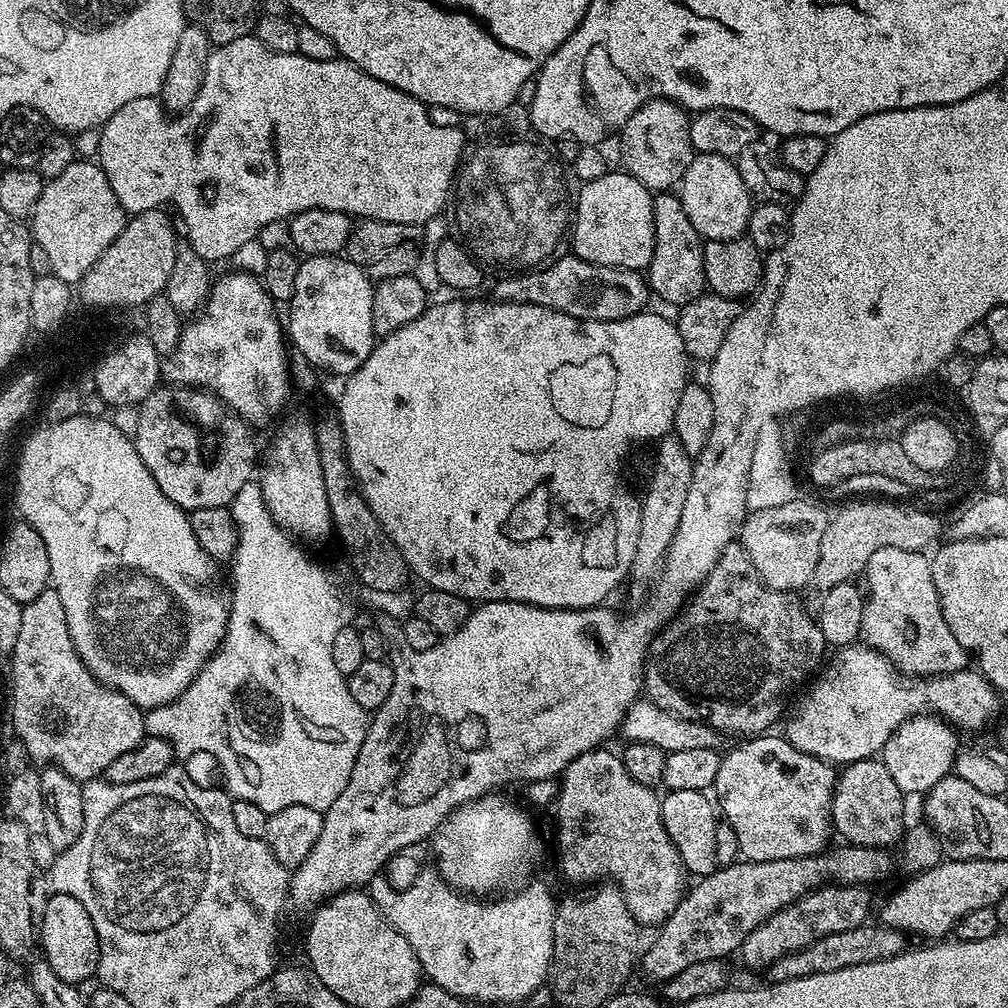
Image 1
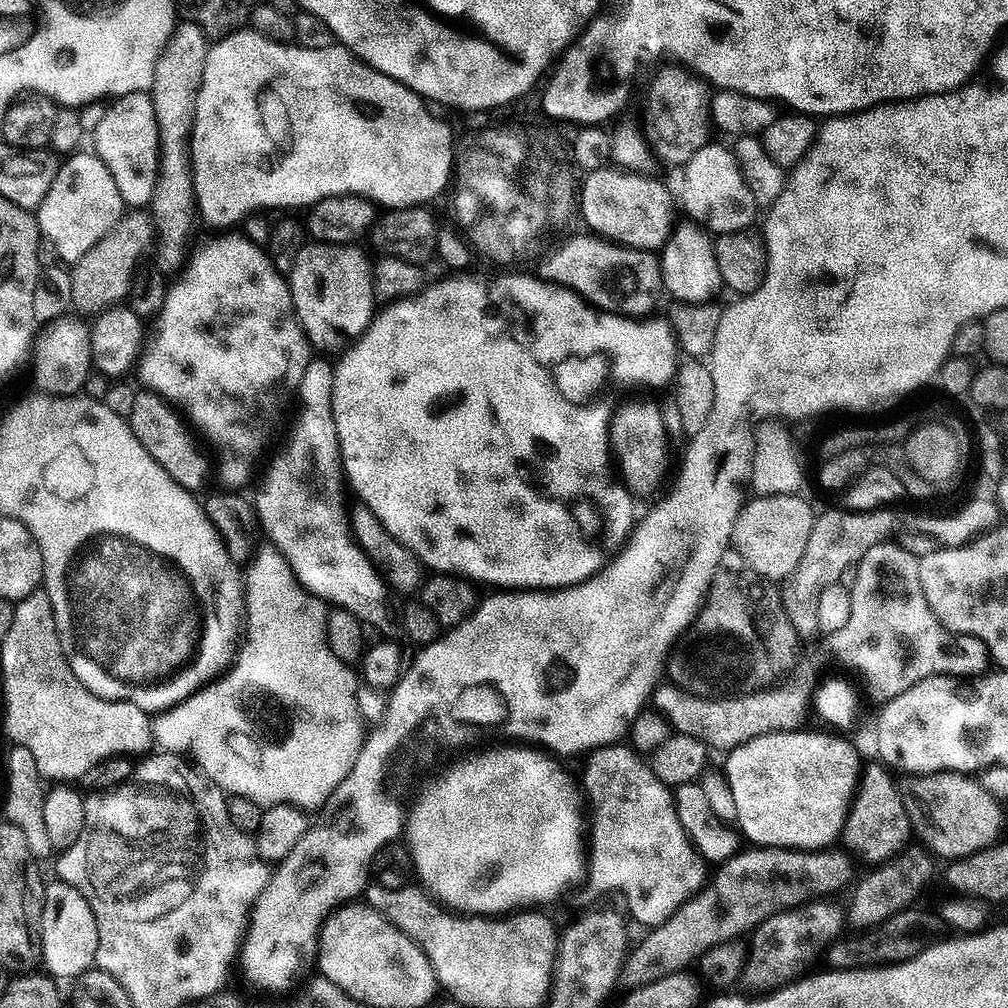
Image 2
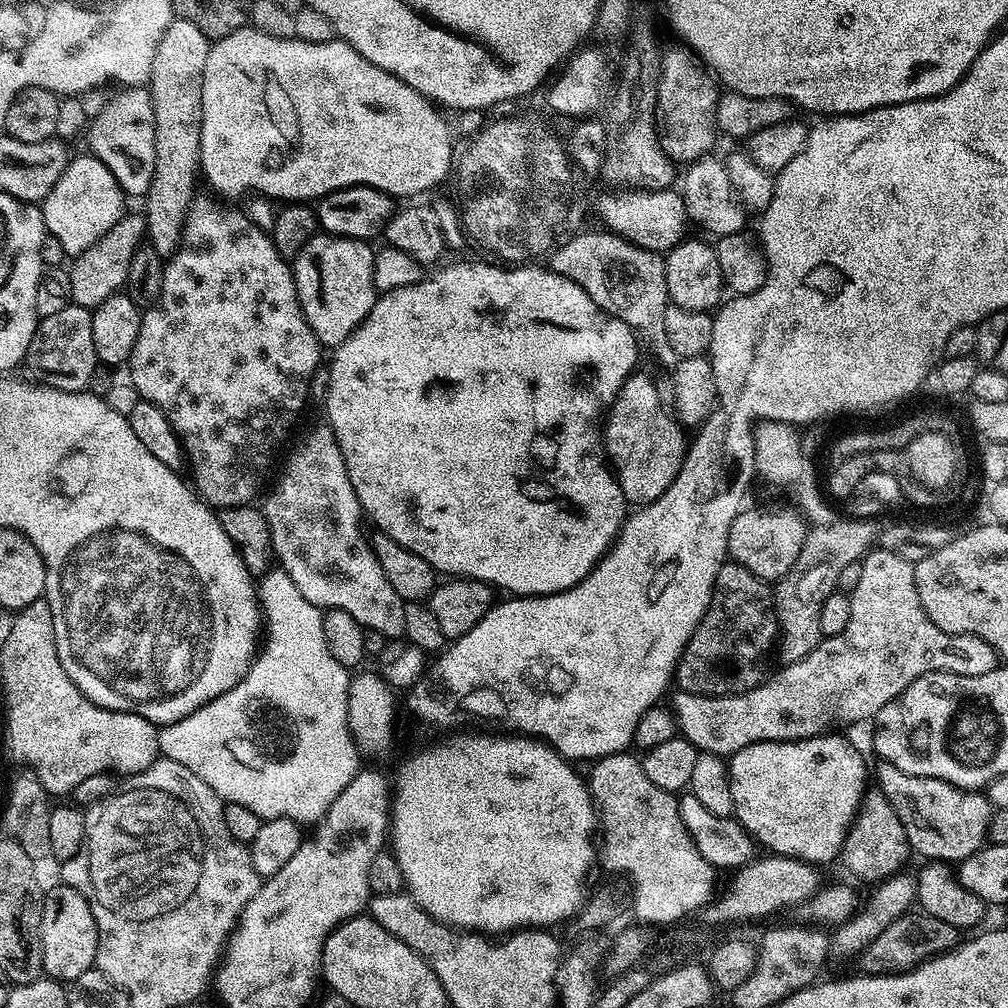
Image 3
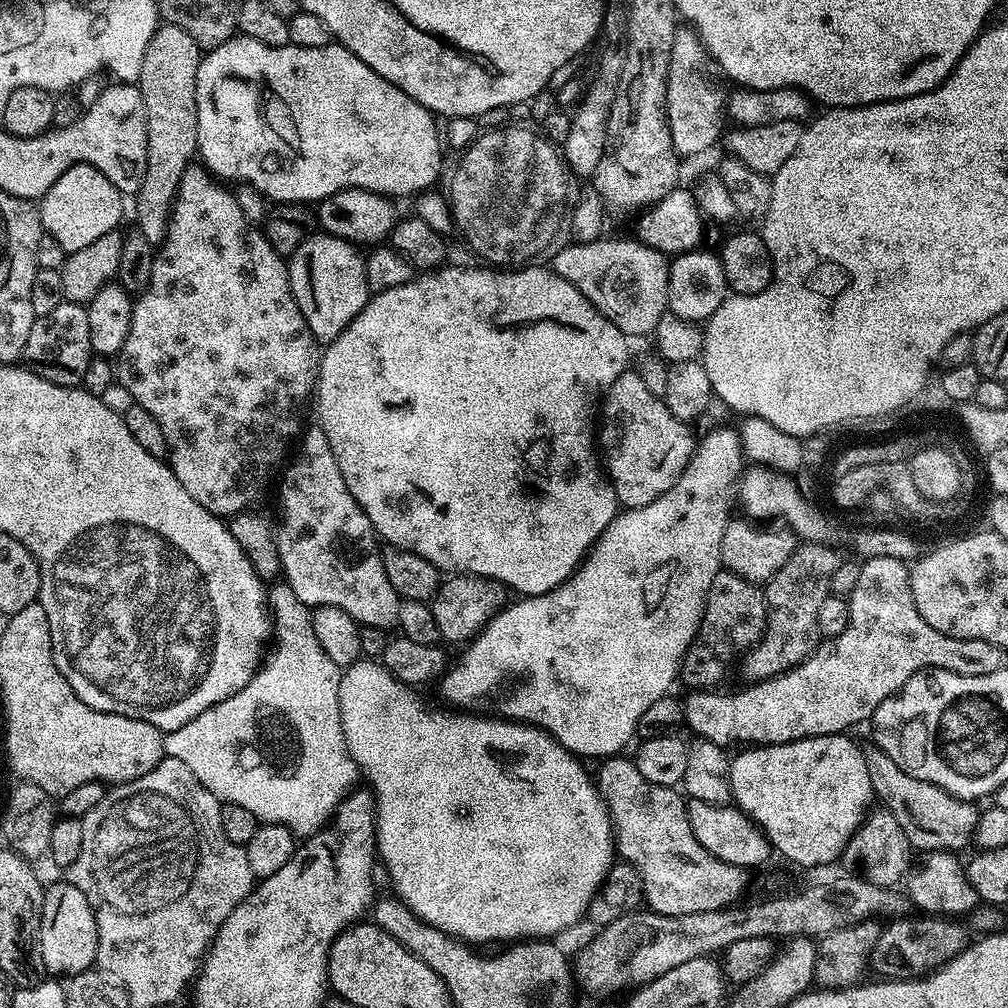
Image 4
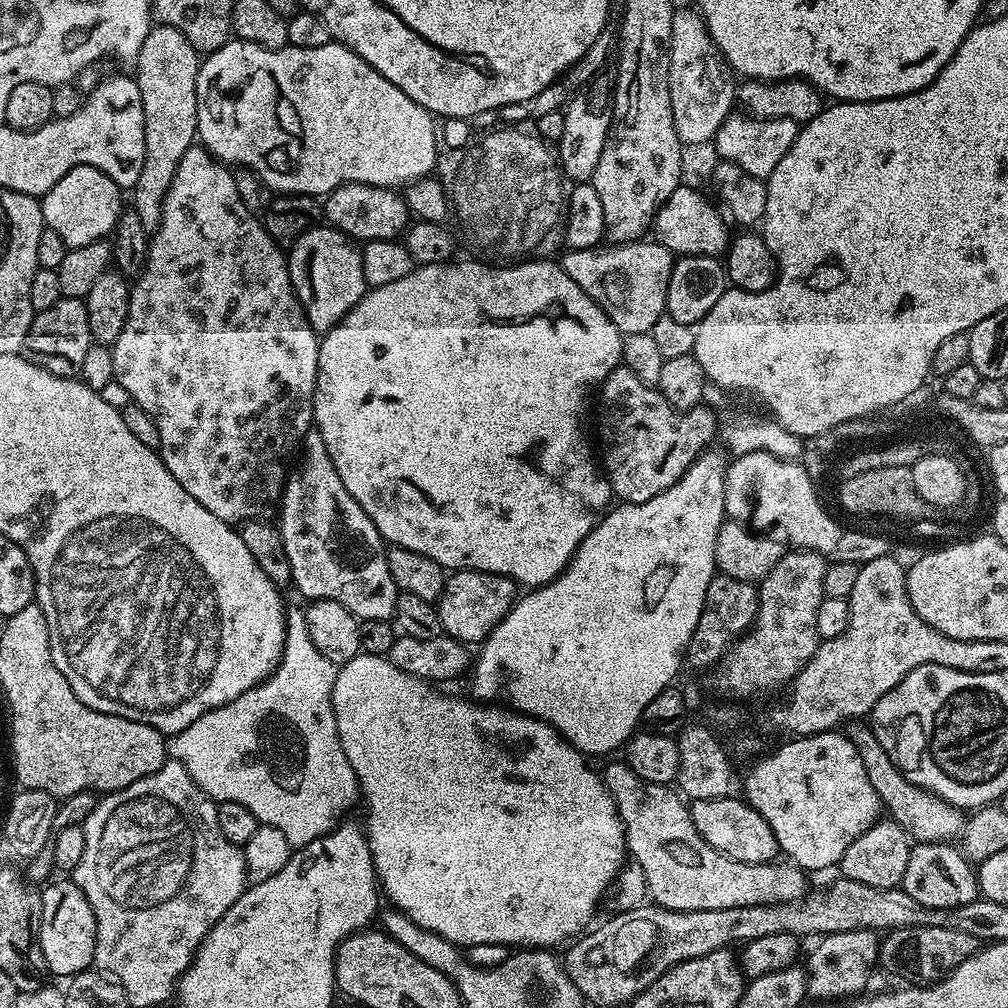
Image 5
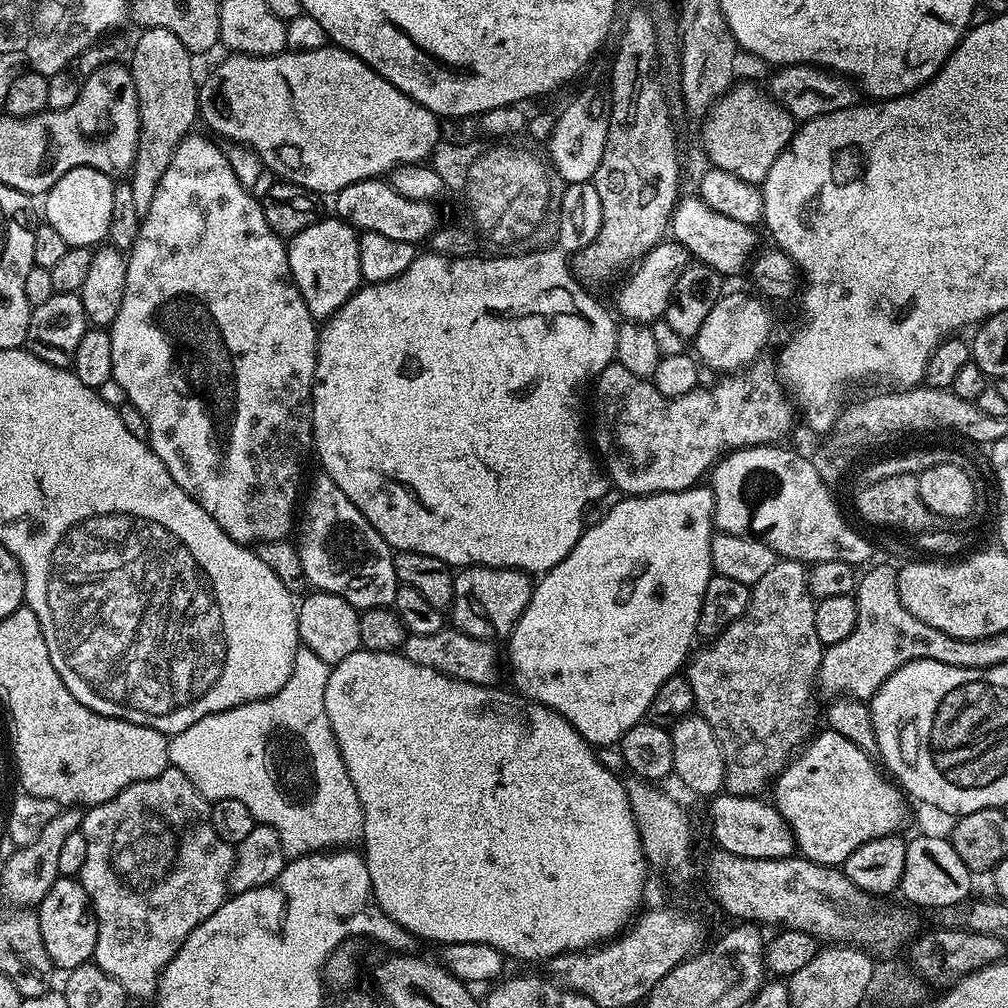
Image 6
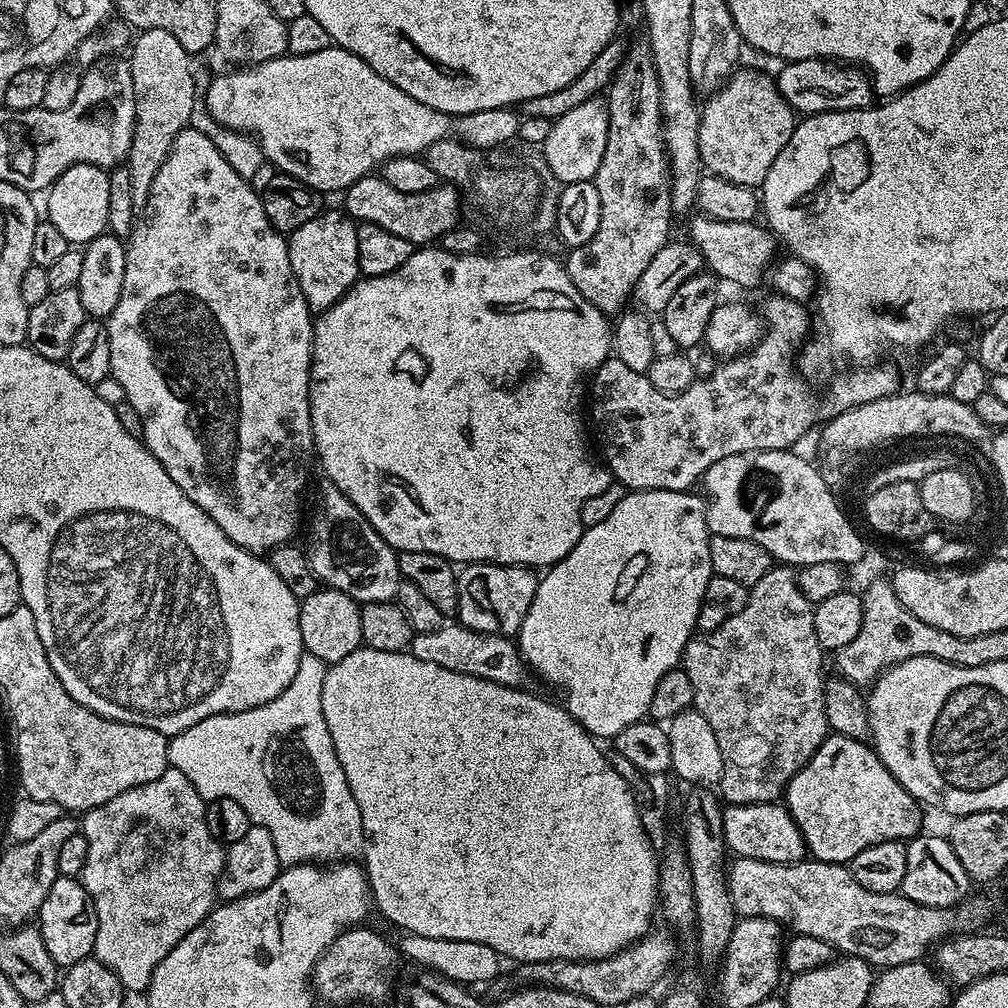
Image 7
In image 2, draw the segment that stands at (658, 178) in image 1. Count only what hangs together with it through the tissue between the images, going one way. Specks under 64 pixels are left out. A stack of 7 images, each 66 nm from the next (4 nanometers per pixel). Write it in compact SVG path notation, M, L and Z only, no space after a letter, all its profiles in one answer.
M673 69L660 73L648 88L648 129L643 129L642 136L655 159L657 156L664 164L683 166L690 162L700 147L709 143L710 100L707 95L704 97L704 86L697 79L685 71Z

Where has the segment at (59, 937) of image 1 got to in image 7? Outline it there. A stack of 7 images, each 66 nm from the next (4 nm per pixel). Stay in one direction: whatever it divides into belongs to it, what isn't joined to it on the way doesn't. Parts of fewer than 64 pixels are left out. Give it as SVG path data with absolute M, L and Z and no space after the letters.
M57 876L54 886L50 886L50 894L46 894L46 902L42 902L40 907L38 927L42 942L46 942L46 950L50 950L50 958L54 958L57 966L82 962L93 955L98 934L98 918L92 896L79 879Z

